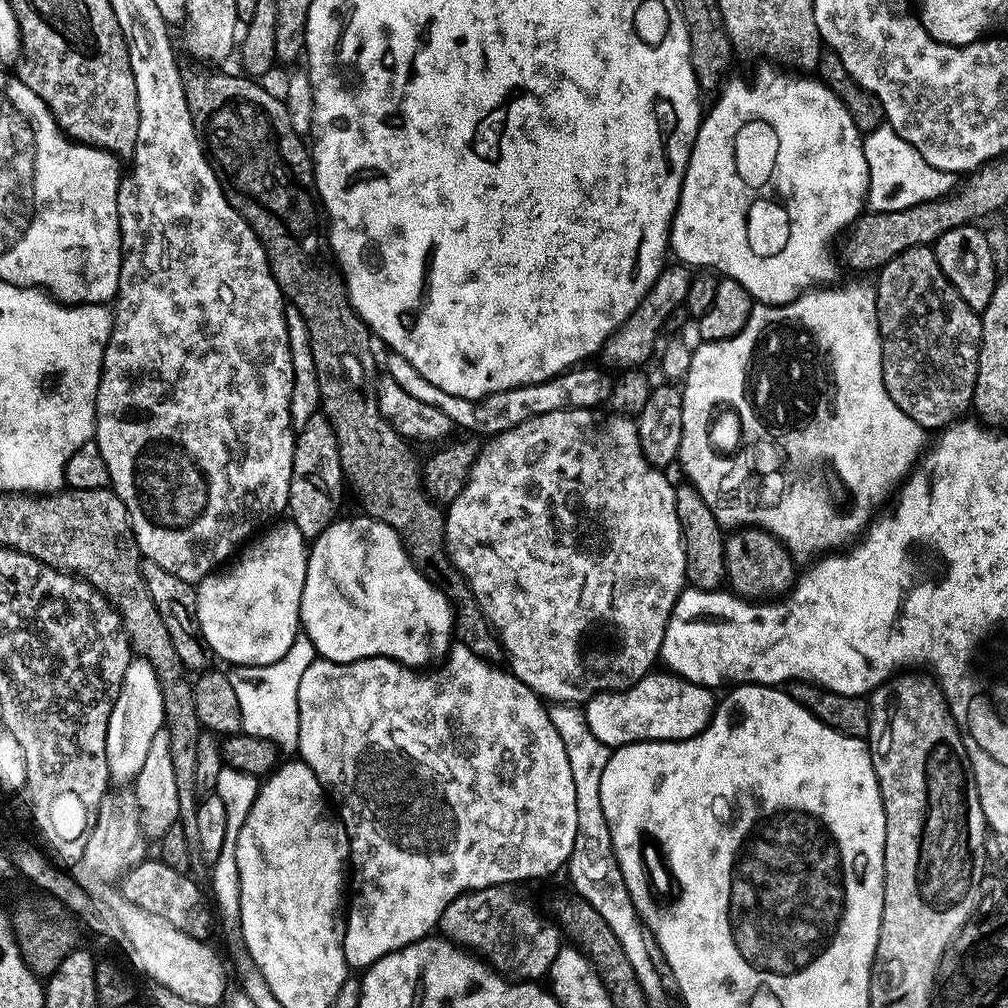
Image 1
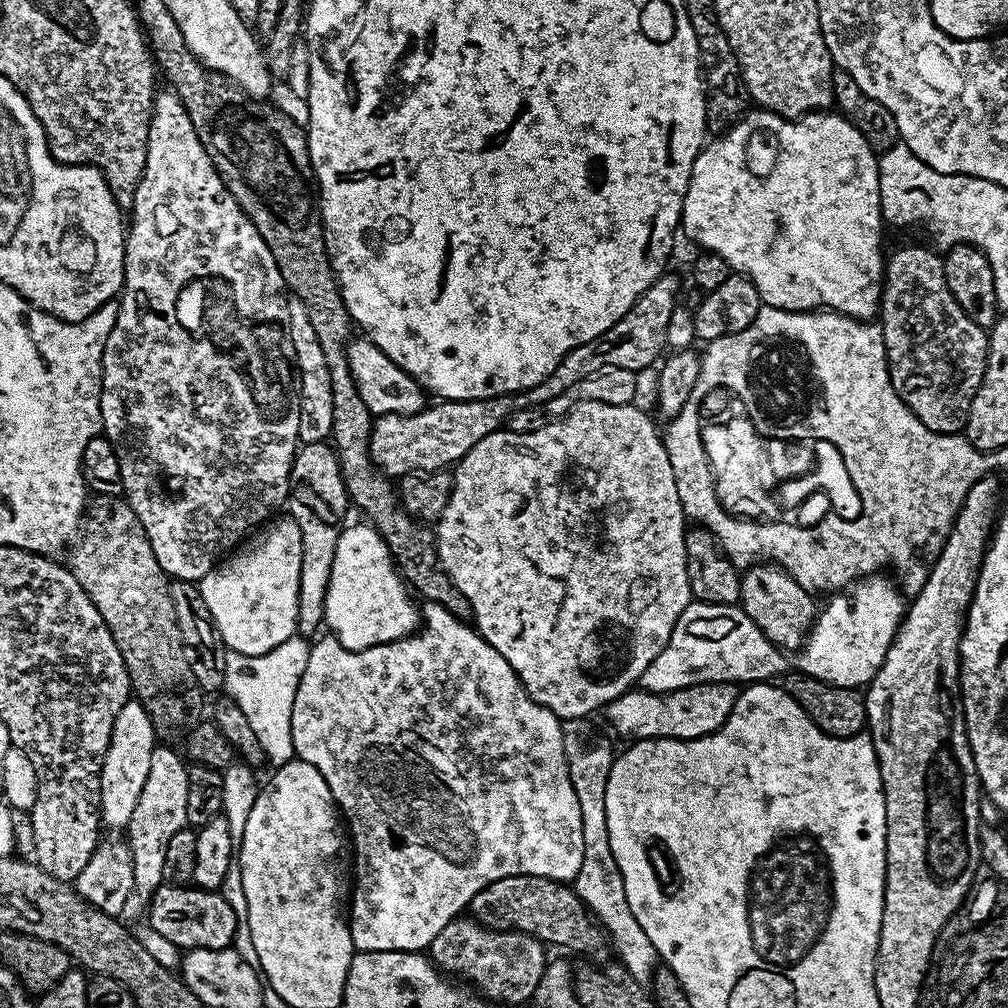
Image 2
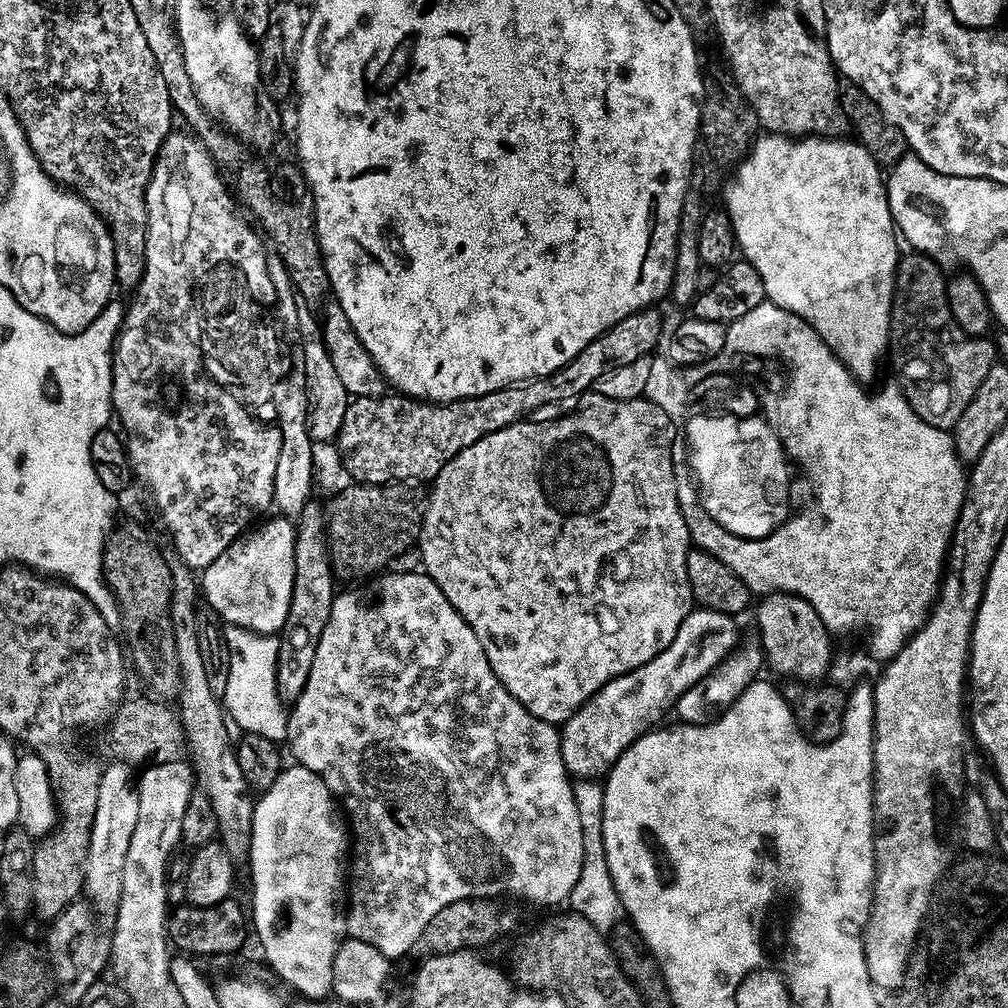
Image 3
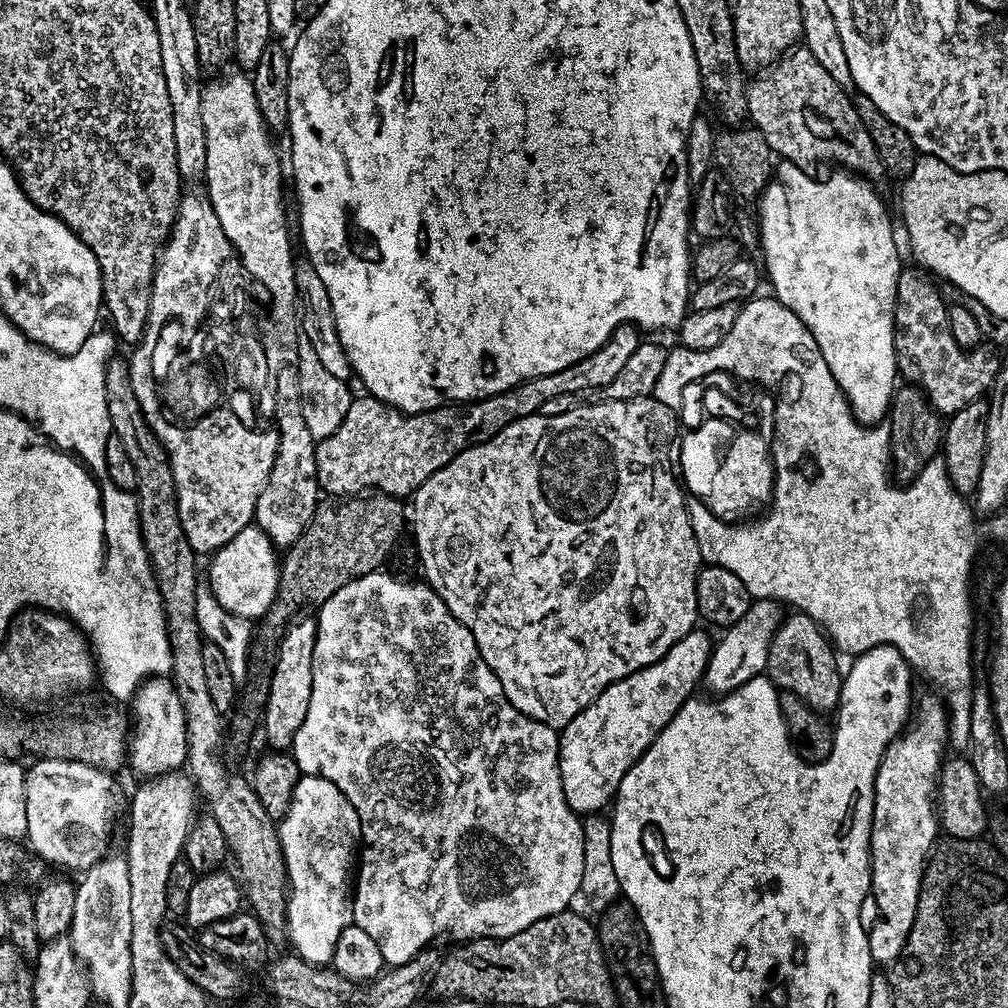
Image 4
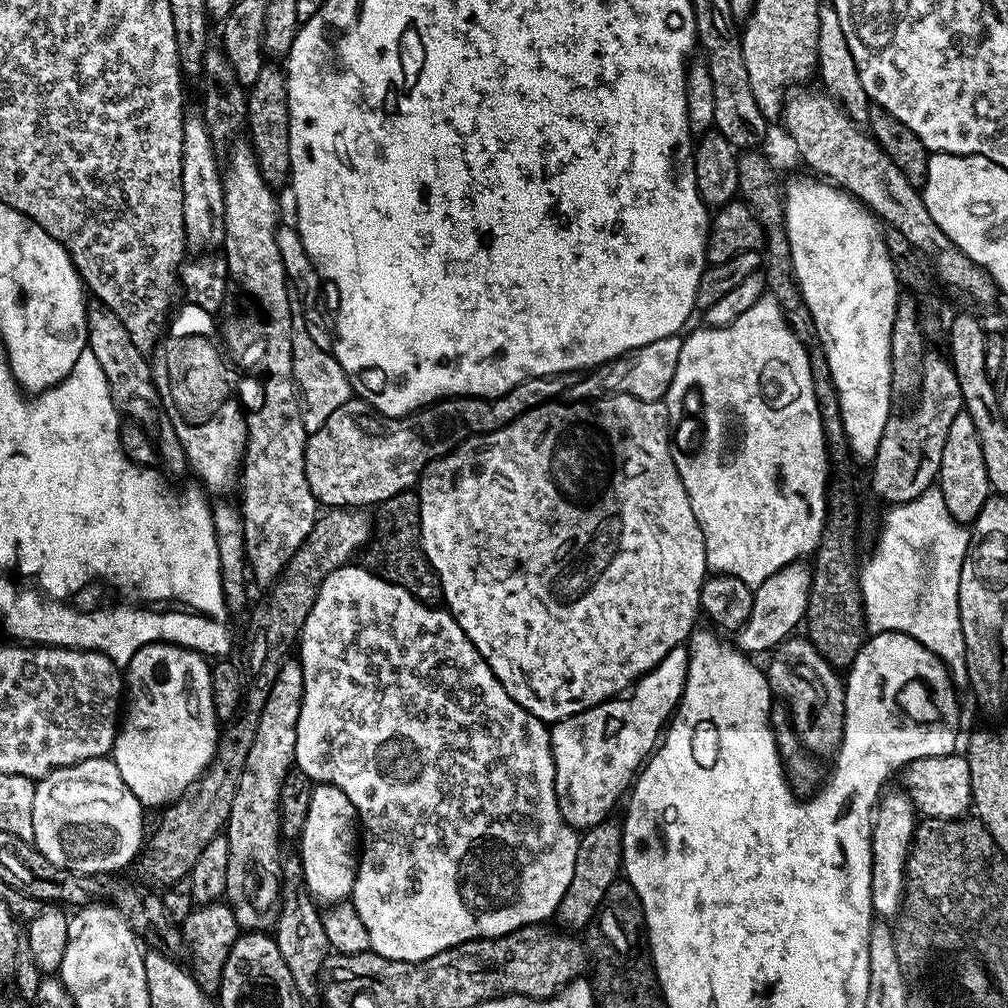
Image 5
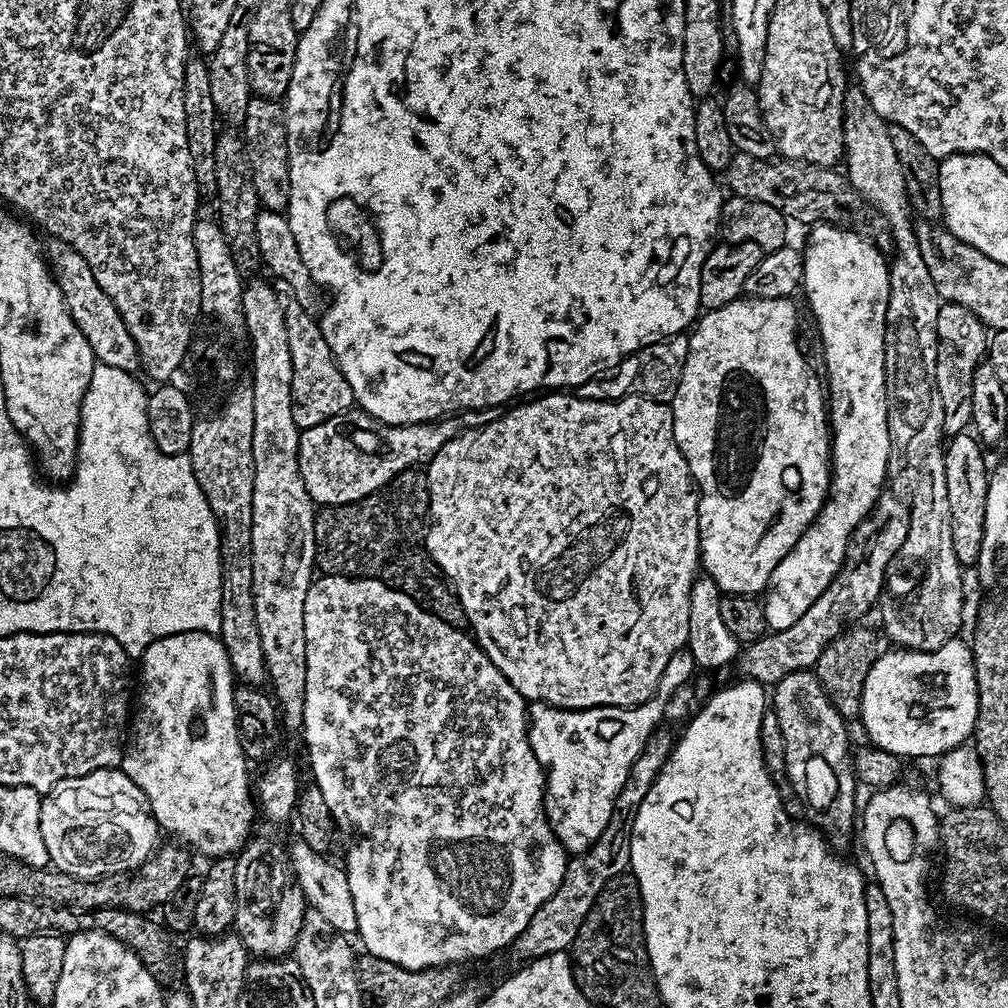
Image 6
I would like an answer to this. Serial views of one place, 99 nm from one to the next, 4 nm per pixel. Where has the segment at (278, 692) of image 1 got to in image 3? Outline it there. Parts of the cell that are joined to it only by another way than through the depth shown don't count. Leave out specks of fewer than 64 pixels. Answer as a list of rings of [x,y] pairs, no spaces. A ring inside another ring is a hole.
[[[228,626],[223,629],[222,640],[230,662],[230,691],[222,698],[227,719],[235,727],[237,724],[241,733],[283,741],[288,735],[288,712],[285,701],[276,693],[279,639],[272,634],[249,632],[244,626]]]

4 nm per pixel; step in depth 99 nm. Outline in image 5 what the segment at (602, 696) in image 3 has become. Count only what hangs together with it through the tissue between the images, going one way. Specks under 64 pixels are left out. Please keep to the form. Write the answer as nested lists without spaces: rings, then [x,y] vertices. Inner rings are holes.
[[[681,646],[670,650],[670,654],[666,654],[666,658],[662,658],[662,662],[658,662],[646,675],[640,677],[630,689],[630,694],[621,694],[611,700],[605,700],[604,703],[588,708],[584,712],[574,714],[565,720],[555,721],[551,725],[550,735],[552,738],[552,757],[554,758],[554,770],[556,771],[556,797],[558,798],[558,810],[561,818],[569,824],[572,828],[577,830],[587,830],[596,827],[597,824],[603,824],[609,819],[608,816],[612,812],[612,807],[621,800],[622,797],[631,789],[642,765],[647,761],[648,757],[652,755],[654,749],[657,747],[658,741],[661,739],[662,733],[665,731],[666,725],[671,721],[675,711],[680,706],[680,699],[684,693],[686,686],[686,678],[688,677],[688,649]]]

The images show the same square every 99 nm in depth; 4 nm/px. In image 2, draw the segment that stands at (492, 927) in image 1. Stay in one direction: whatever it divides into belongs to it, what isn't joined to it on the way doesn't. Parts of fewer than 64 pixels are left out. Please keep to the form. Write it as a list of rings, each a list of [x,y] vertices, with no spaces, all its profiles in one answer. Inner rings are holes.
[[[457,918],[438,930],[438,938],[430,942],[426,955],[441,972],[467,982],[484,999],[500,1006],[524,1004],[535,997],[544,973],[544,952],[545,945],[530,934],[499,932],[479,924],[477,920]]]

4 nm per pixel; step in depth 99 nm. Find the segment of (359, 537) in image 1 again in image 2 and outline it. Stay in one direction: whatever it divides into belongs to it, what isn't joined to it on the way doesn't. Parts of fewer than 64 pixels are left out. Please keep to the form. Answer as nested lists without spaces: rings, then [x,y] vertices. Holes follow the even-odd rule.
[[[363,523],[352,524],[349,528],[347,525],[340,533],[338,546],[334,546],[334,562],[330,566],[330,584],[324,602],[326,628],[332,631],[329,633],[342,647],[351,652],[361,652],[370,646],[389,644],[401,640],[404,636],[411,636],[417,631],[422,620],[418,608],[412,605],[413,597],[393,561],[384,537],[372,527],[371,523]]]

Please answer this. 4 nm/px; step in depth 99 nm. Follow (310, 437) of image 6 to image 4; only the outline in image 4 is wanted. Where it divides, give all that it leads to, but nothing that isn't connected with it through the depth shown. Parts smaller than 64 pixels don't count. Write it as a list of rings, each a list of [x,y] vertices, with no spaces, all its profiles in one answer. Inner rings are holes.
[[[623,324],[614,330],[612,337],[601,348],[594,350],[594,354],[554,374],[542,374],[538,378],[524,380],[521,384],[515,384],[510,391],[499,392],[496,396],[485,396],[471,402],[453,402],[439,408],[432,408],[428,412],[405,414],[367,394],[357,395],[352,401],[350,410],[346,410],[346,418],[342,418],[342,426],[338,426],[338,430],[334,430],[330,438],[319,441],[316,445],[317,485],[323,491],[325,488],[328,491],[325,493],[332,498],[364,494],[369,490],[379,490],[387,496],[397,498],[411,497],[416,489],[422,486],[422,482],[430,478],[430,474],[442,470],[442,466],[450,463],[463,448],[481,444],[494,434],[506,430],[506,426],[510,426],[515,420],[537,415],[546,406],[546,402],[554,398],[575,392],[582,394],[586,390],[595,388],[603,390],[606,386],[610,386],[611,380],[621,372],[622,366],[626,366],[626,361],[632,357],[634,350],[638,350],[641,342],[641,329],[635,324]]]

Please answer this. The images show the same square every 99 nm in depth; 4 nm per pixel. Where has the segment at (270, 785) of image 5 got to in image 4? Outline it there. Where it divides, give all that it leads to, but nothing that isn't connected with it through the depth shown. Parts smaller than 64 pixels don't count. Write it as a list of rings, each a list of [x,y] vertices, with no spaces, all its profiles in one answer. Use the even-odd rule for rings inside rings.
[[[297,615],[296,619],[289,624],[284,631],[284,637],[280,639],[280,645],[276,651],[274,670],[270,678],[270,694],[266,698],[262,709],[262,732],[268,739],[267,746],[272,750],[291,749],[294,742],[294,734],[298,734],[298,726],[306,722],[306,710],[310,710],[310,690],[314,690],[314,642],[316,641],[316,616]]]

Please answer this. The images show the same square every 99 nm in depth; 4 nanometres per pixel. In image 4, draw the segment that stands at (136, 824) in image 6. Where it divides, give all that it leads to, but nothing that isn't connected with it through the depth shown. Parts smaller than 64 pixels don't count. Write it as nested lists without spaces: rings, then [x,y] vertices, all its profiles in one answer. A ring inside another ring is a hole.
[[[40,758],[33,764],[36,765],[27,769],[24,778],[26,782],[26,826],[28,827],[26,840],[31,851],[49,865],[61,864],[64,868],[87,870],[99,860],[103,860],[109,851],[108,839],[111,838],[112,827],[116,824],[116,784],[112,781],[115,780],[113,773],[103,772],[101,768],[83,764],[77,760]]]

